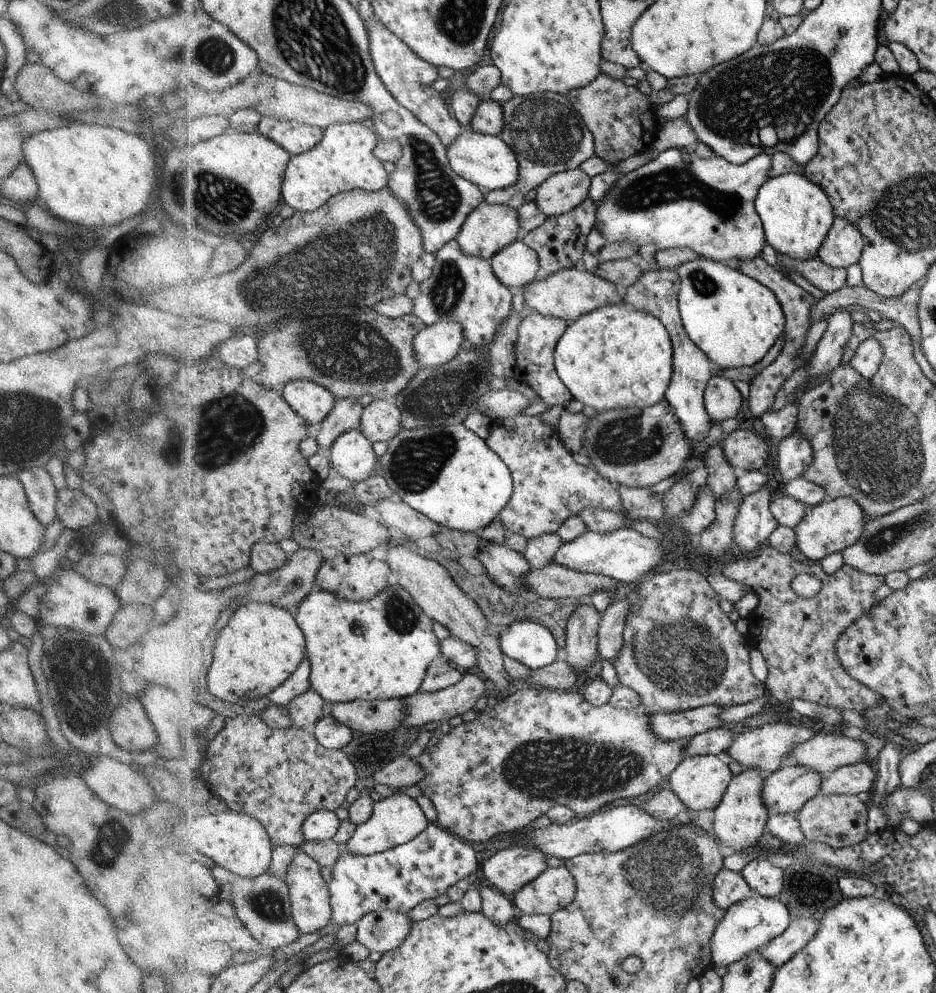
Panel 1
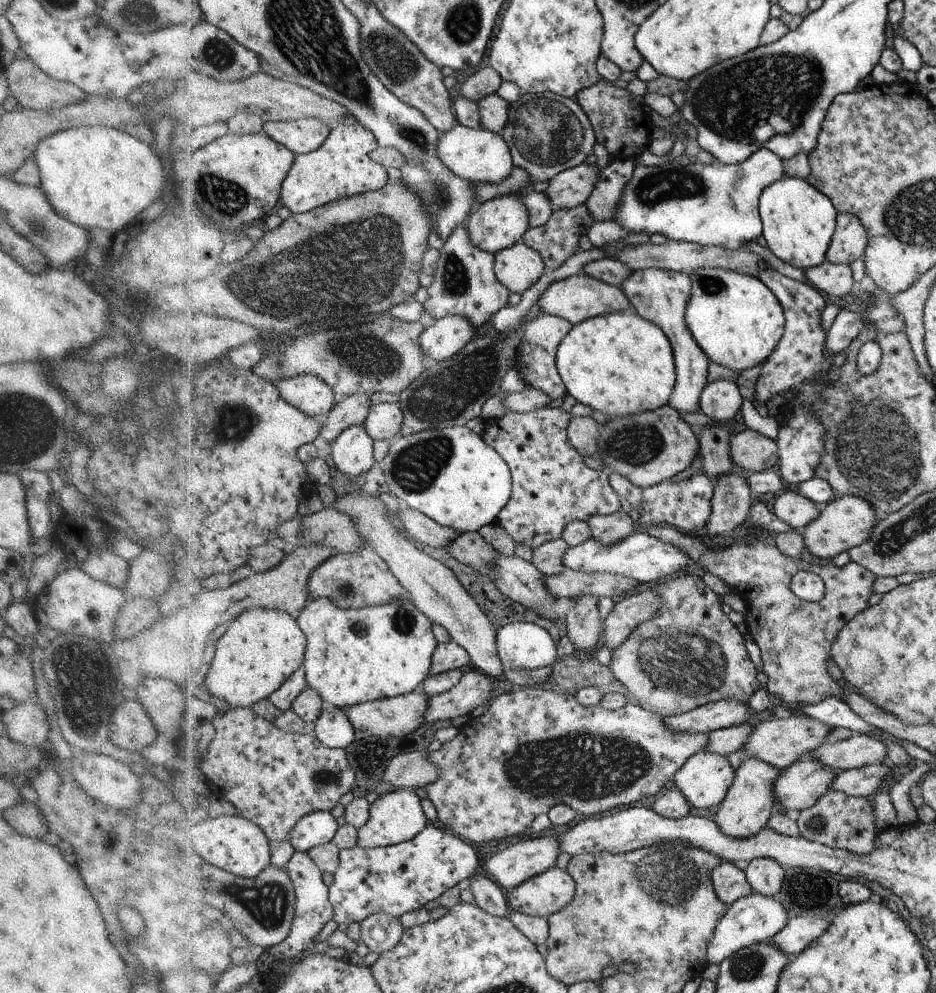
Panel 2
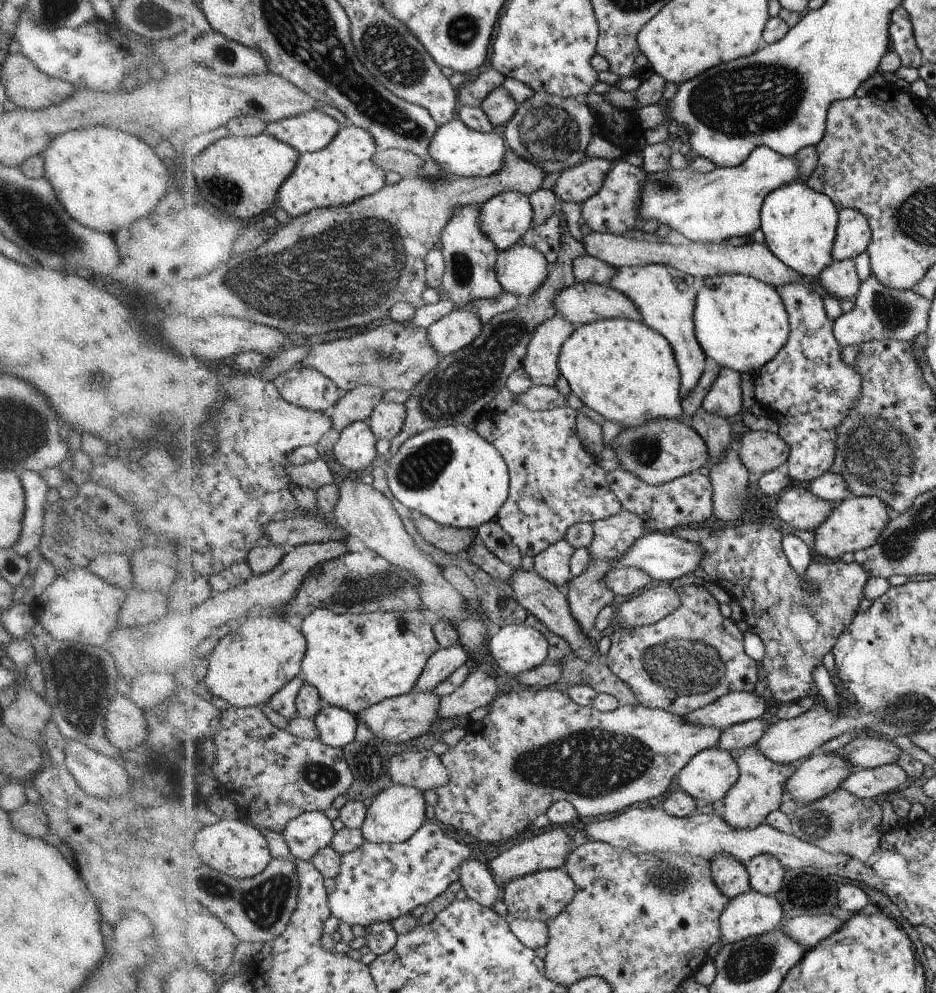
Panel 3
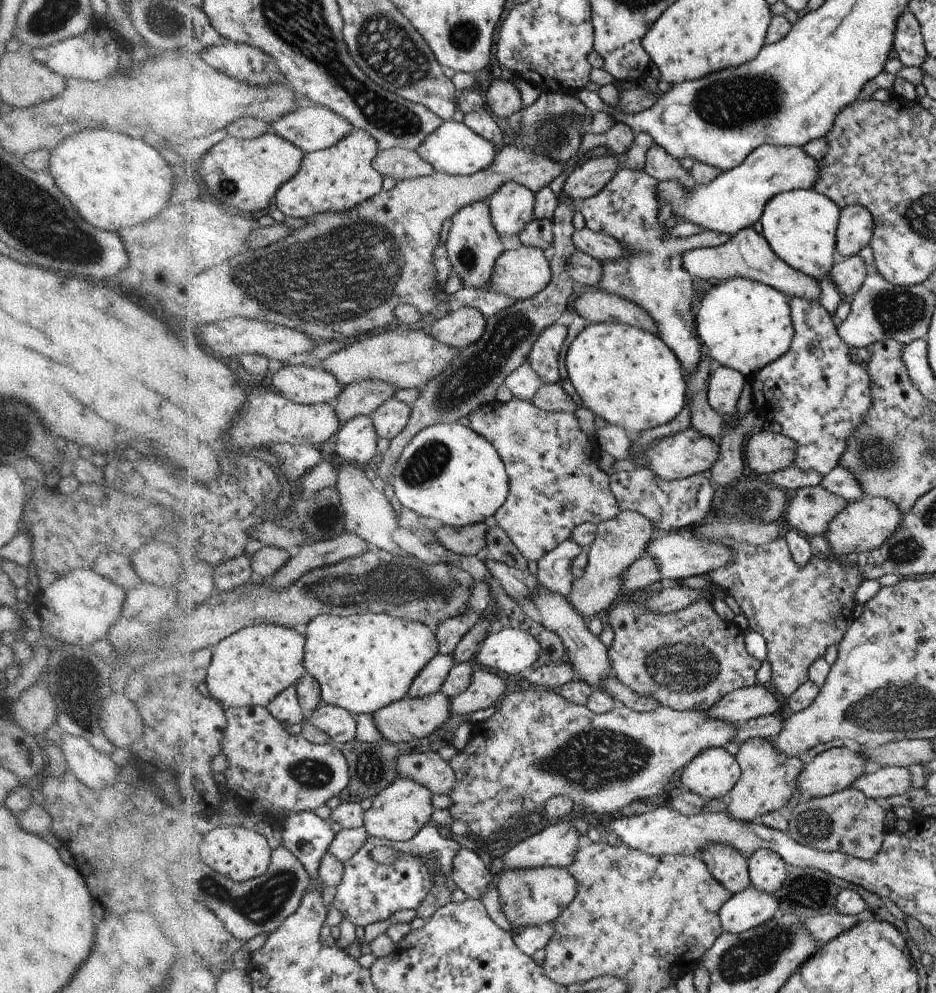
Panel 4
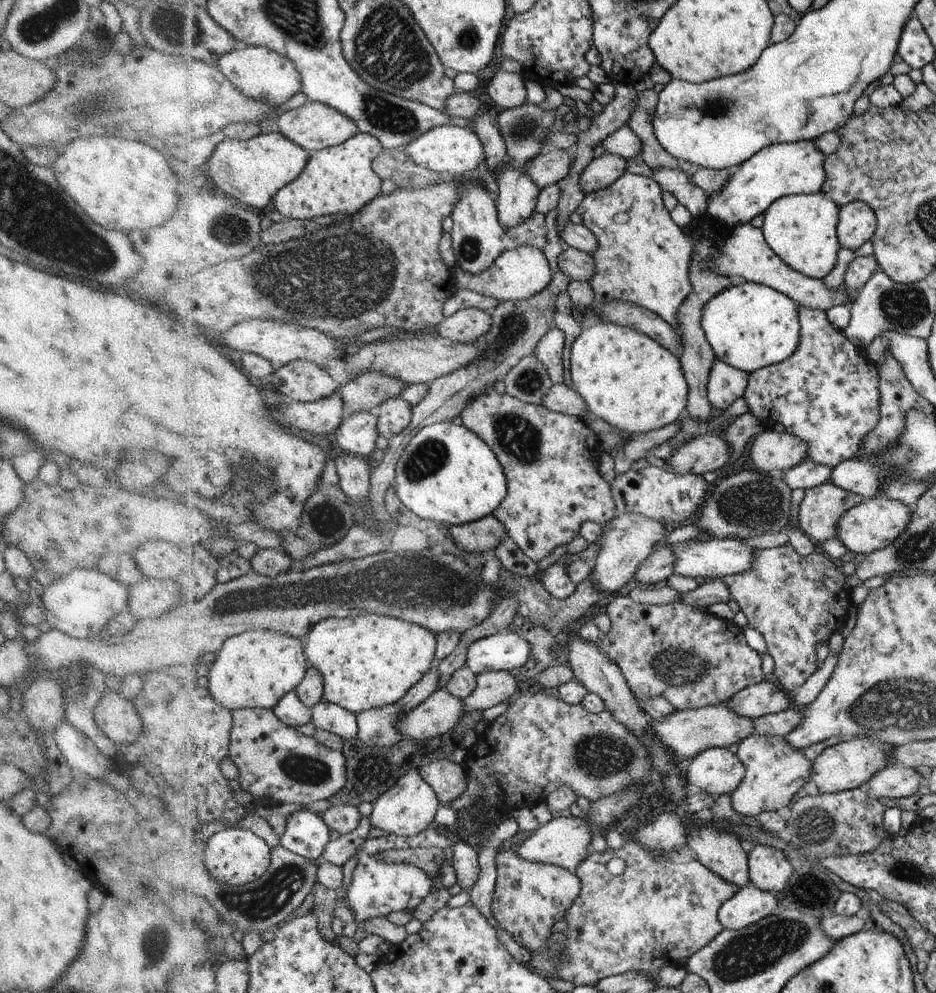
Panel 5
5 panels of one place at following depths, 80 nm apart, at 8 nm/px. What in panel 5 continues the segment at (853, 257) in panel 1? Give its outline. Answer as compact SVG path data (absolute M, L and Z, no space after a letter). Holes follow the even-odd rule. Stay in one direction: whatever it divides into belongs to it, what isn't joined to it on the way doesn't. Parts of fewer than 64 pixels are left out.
M852 201L839 212L838 237L842 247L855 251L874 238L878 218L866 201Z

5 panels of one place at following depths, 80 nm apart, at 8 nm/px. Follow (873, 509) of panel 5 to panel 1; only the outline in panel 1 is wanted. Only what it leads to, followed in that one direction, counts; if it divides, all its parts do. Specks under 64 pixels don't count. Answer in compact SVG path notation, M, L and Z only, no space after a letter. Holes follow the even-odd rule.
M852 498L825 500L816 507L810 508L802 522L794 526L795 555L805 561L814 562L821 561L832 553L842 553L863 536L864 524L867 522L868 518L864 516L863 508L860 508Z

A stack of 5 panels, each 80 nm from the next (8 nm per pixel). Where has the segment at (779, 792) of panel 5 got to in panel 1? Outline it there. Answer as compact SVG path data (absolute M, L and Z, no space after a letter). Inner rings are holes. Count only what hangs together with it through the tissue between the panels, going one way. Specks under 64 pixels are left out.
M746 768L731 780L731 785L723 797L722 803L710 815L709 819L715 825L714 834L724 844L724 848L732 853L740 853L748 848L758 846L760 838L766 832L770 813L763 801L764 775L758 768Z

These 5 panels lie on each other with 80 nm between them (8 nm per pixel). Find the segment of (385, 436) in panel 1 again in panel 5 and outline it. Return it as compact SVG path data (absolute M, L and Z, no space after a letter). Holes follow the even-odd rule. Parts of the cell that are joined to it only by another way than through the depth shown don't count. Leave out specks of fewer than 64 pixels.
M403 396L384 403L378 411L380 432L389 440L404 432L413 421L414 409Z

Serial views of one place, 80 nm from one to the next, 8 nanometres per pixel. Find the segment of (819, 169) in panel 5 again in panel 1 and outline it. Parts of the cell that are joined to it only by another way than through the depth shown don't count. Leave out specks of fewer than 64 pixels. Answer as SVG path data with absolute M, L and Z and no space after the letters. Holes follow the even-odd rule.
M666 150L654 157L648 164L624 174L606 194L606 198L596 206L596 222L593 226L598 227L606 245L626 242L637 244L638 248L646 248L648 243L654 243L658 250L688 248L696 256L726 264L762 255L767 238L763 222L755 209L755 199L759 195L759 189L769 180L768 172L772 166L769 154L754 156L742 165L731 164L717 155L706 159L693 155L690 164L686 164L682 160L682 154L676 156L676 150Z

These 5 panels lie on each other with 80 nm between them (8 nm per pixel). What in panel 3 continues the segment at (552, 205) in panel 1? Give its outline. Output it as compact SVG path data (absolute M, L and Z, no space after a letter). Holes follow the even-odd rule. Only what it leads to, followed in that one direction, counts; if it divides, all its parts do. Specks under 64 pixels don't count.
M586 158L580 164L570 167L562 173L552 188L558 200L582 204L603 185L614 161L604 158Z

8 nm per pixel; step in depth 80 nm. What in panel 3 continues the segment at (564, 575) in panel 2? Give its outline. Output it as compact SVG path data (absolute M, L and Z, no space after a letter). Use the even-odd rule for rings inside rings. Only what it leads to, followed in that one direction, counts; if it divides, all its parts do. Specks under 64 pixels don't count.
M636 567L614 568L605 576L604 580L604 584L618 596L630 596L653 584L651 576Z

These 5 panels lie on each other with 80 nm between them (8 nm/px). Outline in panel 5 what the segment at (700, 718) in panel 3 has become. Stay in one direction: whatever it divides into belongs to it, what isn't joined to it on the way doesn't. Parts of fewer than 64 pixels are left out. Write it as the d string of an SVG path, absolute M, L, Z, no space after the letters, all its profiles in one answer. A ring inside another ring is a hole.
M763 681L737 693L726 702L733 711L740 716L758 720L764 715L776 714L788 710L790 706L789 694L772 682Z

